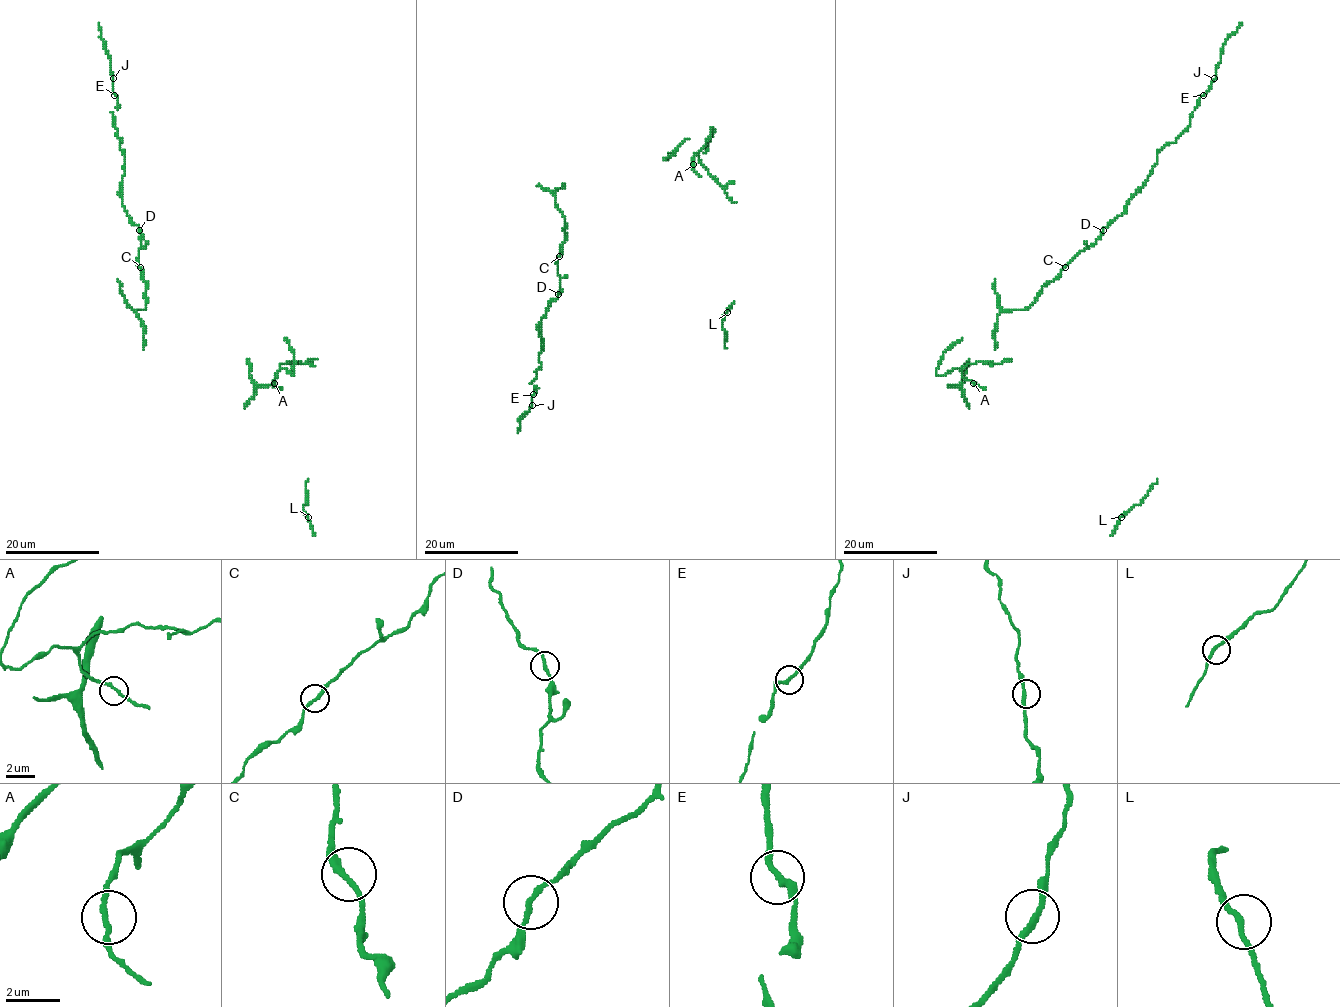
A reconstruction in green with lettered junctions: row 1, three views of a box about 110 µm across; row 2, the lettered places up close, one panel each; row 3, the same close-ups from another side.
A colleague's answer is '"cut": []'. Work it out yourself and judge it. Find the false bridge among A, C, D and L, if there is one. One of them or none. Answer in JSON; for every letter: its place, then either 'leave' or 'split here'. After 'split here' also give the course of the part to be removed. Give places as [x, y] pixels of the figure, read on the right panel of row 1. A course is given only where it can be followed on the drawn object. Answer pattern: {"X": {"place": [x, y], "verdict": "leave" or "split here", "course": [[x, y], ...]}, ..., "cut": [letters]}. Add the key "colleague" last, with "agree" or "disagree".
{"A": {"place": [973, 383], "verdict": "leave"}, "C": {"place": [1065, 267], "verdict": "leave"}, "D": {"place": [1103, 230], "verdict": "leave"}, "L": {"place": [1121, 517], "verdict": "leave"}, "cut": [], "colleague": "agree"}

